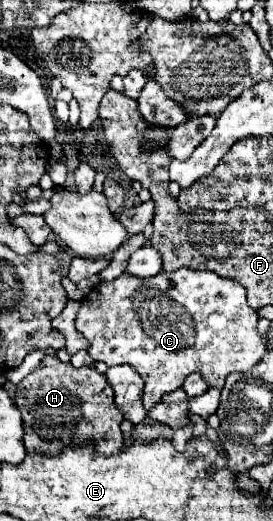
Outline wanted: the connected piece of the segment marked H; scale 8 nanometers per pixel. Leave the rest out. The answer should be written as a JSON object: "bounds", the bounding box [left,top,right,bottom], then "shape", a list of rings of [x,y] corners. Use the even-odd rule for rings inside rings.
{"bounds":[16,356,124,456],"shape":[[[44,356],[42,364],[16,386],[16,406],[24,420],[24,446],[28,454],[60,454],[68,446],[92,448],[98,456],[124,450],[120,424],[124,414],[114,404],[114,392],[94,366],[74,368],[56,356]]]}

